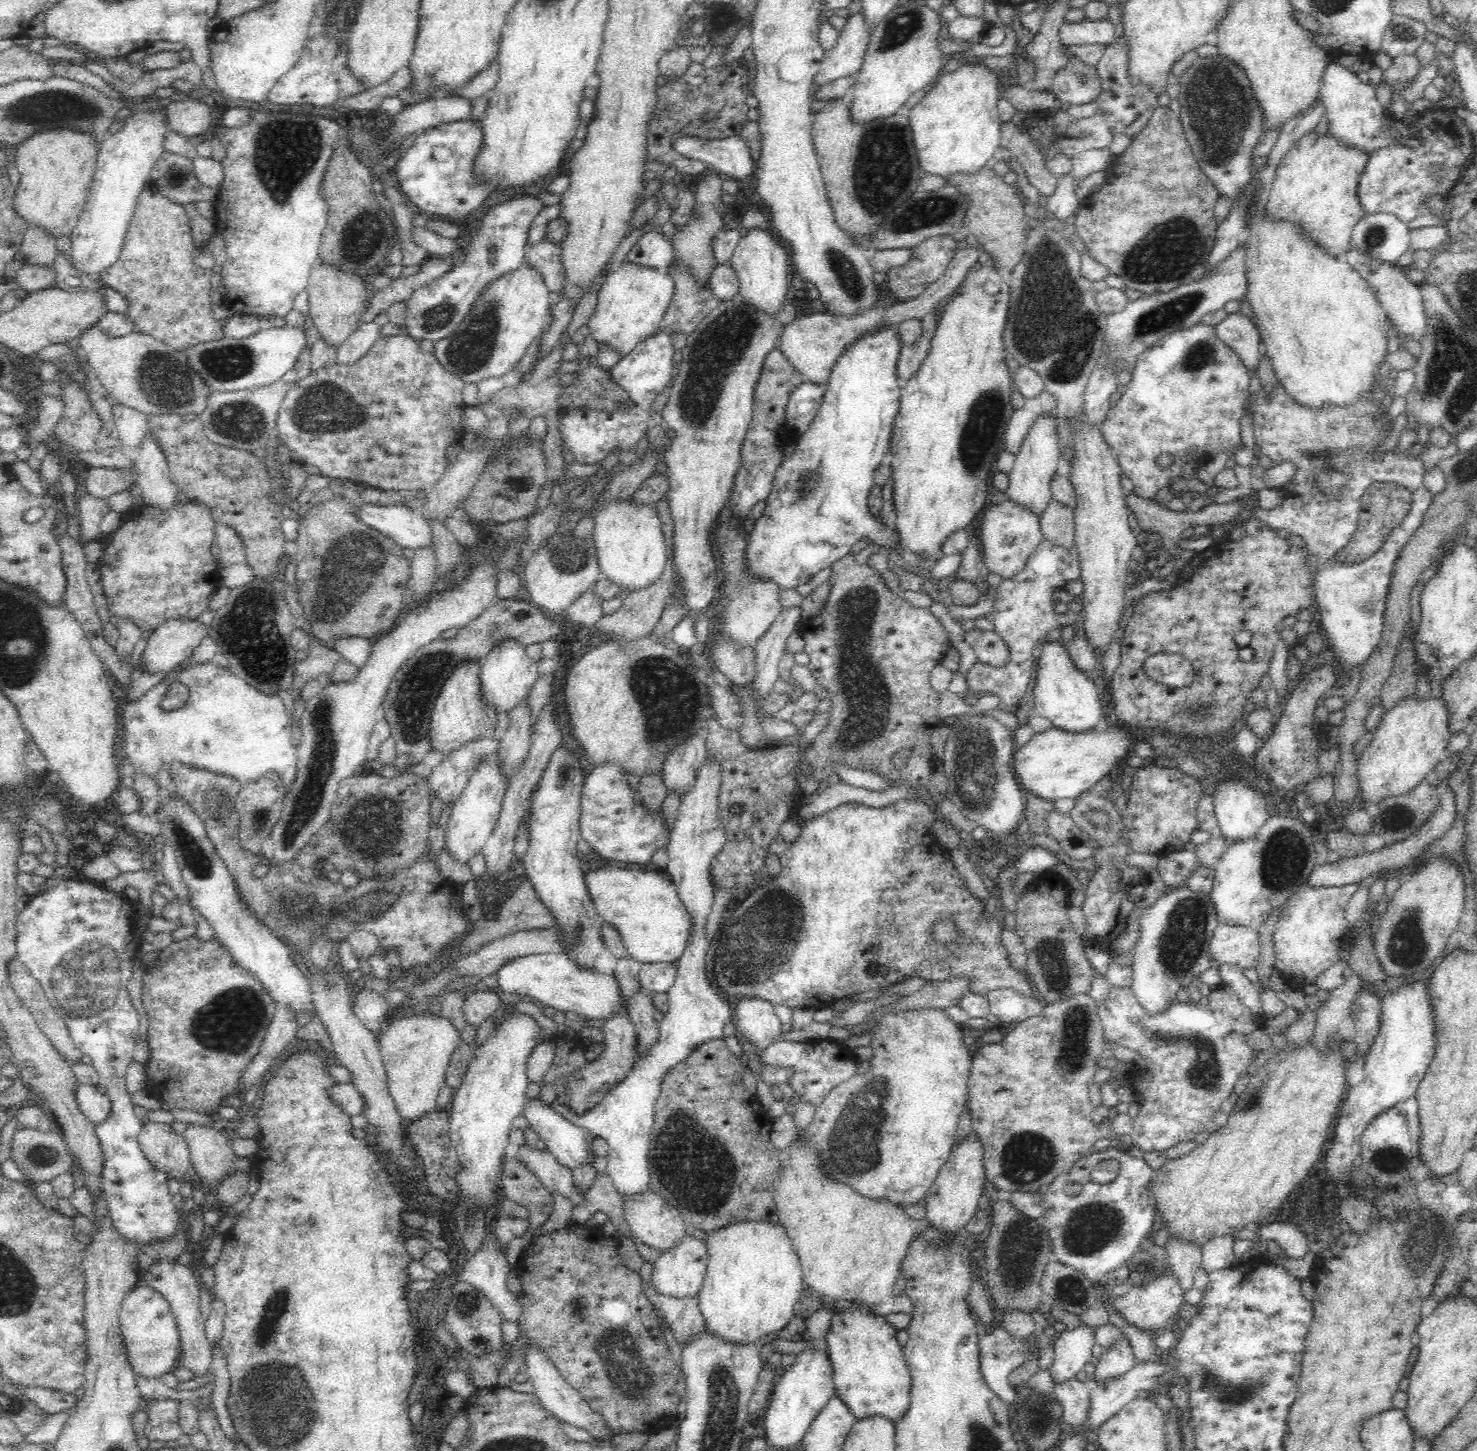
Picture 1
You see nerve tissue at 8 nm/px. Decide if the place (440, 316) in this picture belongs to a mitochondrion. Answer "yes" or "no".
yes

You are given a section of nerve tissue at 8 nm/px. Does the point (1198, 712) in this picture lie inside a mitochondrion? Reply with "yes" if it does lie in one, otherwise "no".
yes

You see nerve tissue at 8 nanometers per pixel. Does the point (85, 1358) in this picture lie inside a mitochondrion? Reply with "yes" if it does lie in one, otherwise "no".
no

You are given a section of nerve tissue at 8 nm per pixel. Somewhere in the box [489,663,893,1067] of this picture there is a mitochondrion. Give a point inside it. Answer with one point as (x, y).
(766, 934)

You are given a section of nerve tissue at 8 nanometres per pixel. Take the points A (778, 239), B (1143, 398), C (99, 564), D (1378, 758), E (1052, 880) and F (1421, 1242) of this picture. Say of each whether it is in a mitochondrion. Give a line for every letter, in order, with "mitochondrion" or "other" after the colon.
A: other
B: other
C: other
D: other
E: other
F: mitochondrion

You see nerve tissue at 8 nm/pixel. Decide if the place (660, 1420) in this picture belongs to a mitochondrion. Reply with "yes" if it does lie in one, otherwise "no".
yes

